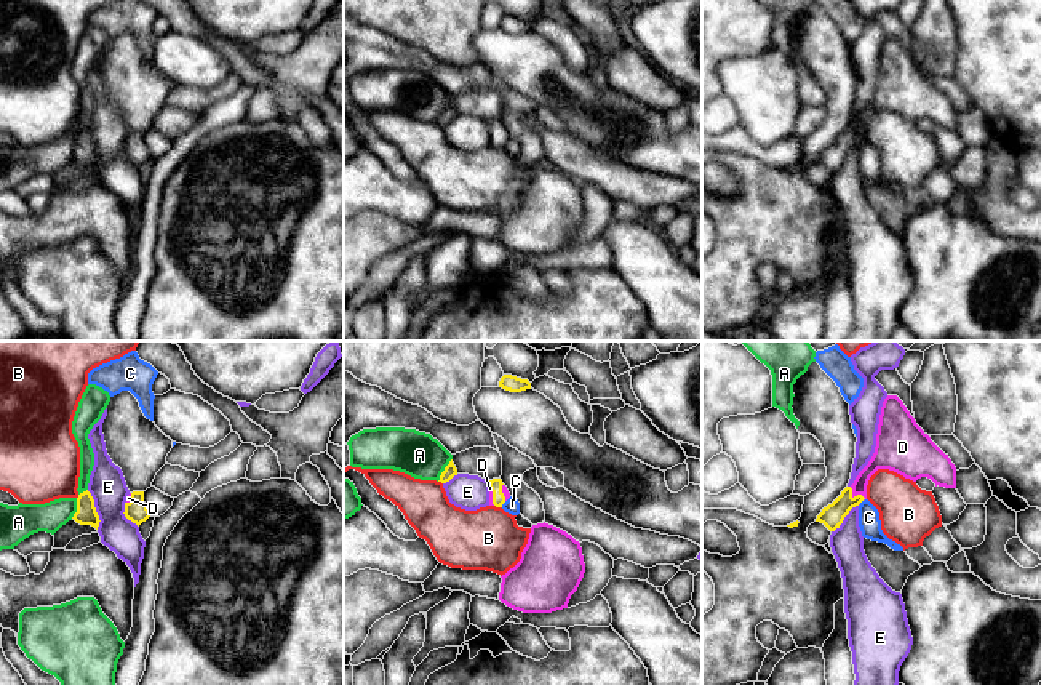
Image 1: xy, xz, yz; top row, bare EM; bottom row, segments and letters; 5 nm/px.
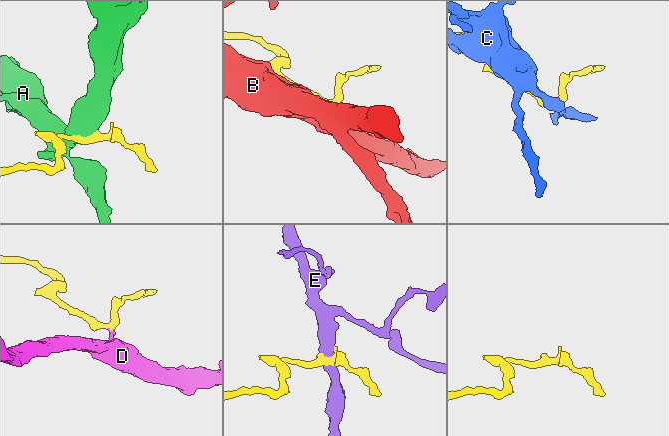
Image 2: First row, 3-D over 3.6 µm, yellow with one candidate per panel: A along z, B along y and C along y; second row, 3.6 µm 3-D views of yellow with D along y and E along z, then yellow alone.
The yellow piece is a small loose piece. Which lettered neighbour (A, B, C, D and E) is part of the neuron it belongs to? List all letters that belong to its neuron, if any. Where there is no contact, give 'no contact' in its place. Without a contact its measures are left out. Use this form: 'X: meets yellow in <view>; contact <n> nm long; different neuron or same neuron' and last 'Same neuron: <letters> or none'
A: meets yellow in xz; contact 140 nm long; different neuron
B: meets yellow in xz; contact 40 nm long; different neuron
C: meets yellow in xz; contact 40 nm long; different neuron
D: meets yellow in yz; contact 110 nm long; same neuron
E: meets yellow in xy; contact 200 nm long; different neuron
Same neuron: D

